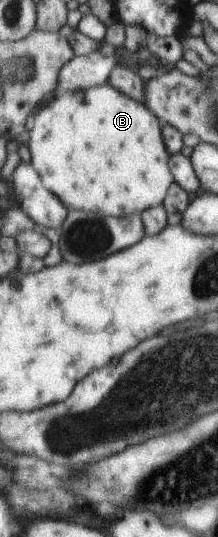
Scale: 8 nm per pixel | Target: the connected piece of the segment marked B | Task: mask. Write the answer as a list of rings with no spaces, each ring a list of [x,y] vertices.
[[[108,83],[82,91],[61,92],[49,100],[48,107],[40,107],[32,115],[30,130],[24,137],[31,155],[30,164],[34,171],[44,175],[44,183],[60,195],[60,203],[69,211],[96,211],[112,217],[140,213],[162,204],[171,187],[170,153],[160,137],[158,119],[150,115],[145,104],[122,95],[123,92]]]

